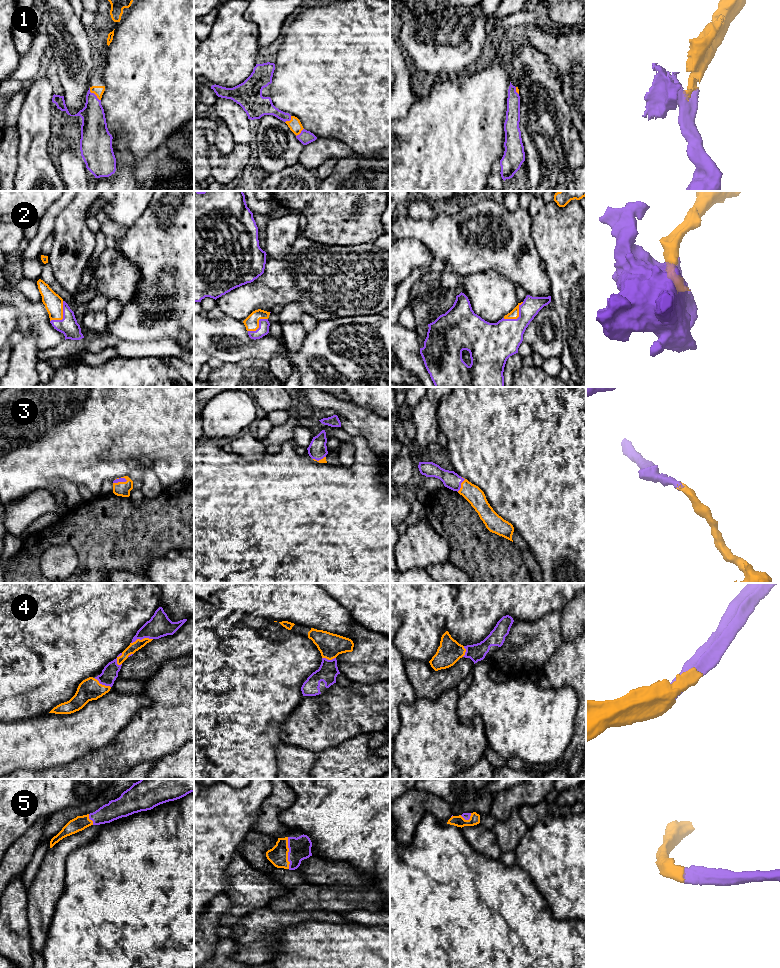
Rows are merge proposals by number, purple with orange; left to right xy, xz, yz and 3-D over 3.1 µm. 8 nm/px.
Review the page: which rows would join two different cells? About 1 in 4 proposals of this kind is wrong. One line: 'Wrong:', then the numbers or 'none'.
Wrong: none

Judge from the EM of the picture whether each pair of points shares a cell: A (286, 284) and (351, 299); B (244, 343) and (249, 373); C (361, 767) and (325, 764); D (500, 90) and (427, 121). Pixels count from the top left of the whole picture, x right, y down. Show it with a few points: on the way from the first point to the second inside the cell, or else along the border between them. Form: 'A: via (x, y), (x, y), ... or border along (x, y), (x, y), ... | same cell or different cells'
A: via (302, 284), (335, 284) | same cell
B: border along (267, 361), (239, 359), (235, 362), (223, 363) | different cells
C: via (352, 767), (334, 767) | same cell
D: via (482, 96), (457, 121), (445, 121) | same cell

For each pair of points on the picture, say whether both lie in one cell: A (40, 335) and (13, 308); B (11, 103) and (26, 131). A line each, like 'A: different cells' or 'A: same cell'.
A: same cell
B: different cells

